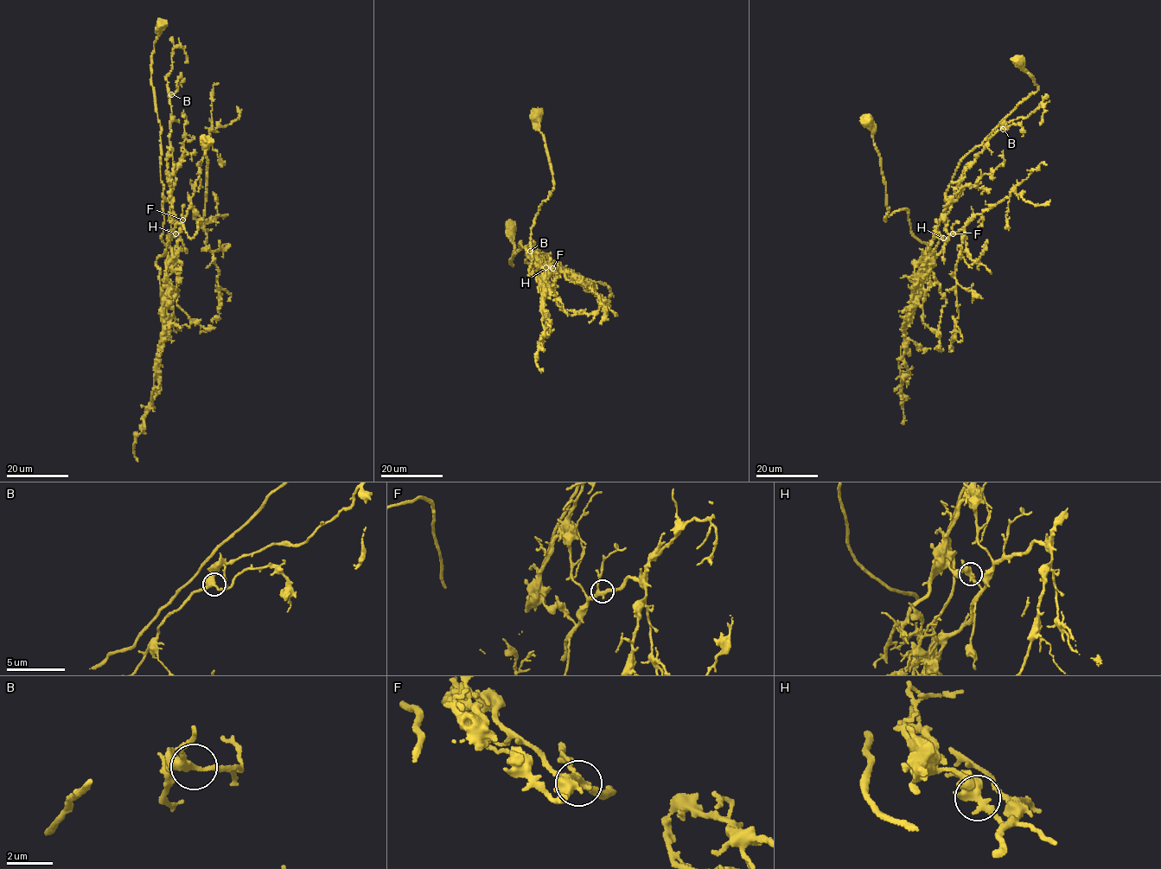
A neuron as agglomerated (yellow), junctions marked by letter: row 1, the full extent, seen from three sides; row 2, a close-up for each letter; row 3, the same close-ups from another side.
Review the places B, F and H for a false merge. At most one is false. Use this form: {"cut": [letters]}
{"cut": ["H"]}

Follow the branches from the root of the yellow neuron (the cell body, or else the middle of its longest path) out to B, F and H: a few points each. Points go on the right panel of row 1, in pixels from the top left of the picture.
B: (866, 122), (885, 184), (884, 220), (908, 210), (911, 233), (929, 247), (921, 274), (954, 188), (1003, 129)
F: (866, 122), (885, 184), (884, 220), (908, 210), (911, 233), (929, 247), (919, 273), (953, 233)
H: (866, 122), (885, 184), (884, 220), (908, 210), (911, 233), (929, 247), (919, 273), (943, 250), (943, 238)

